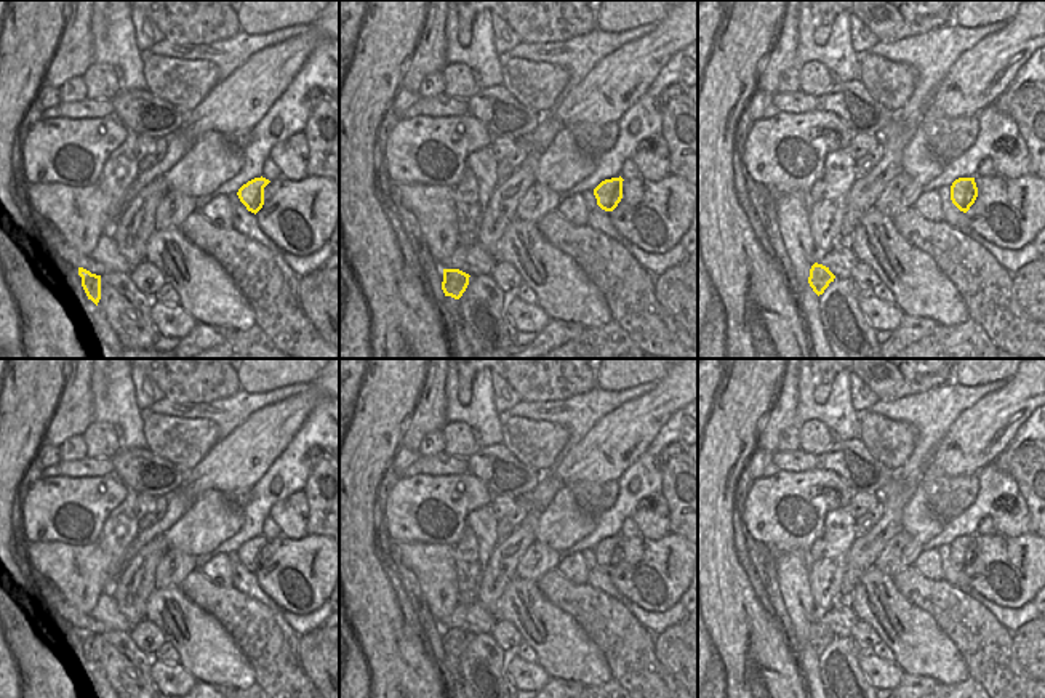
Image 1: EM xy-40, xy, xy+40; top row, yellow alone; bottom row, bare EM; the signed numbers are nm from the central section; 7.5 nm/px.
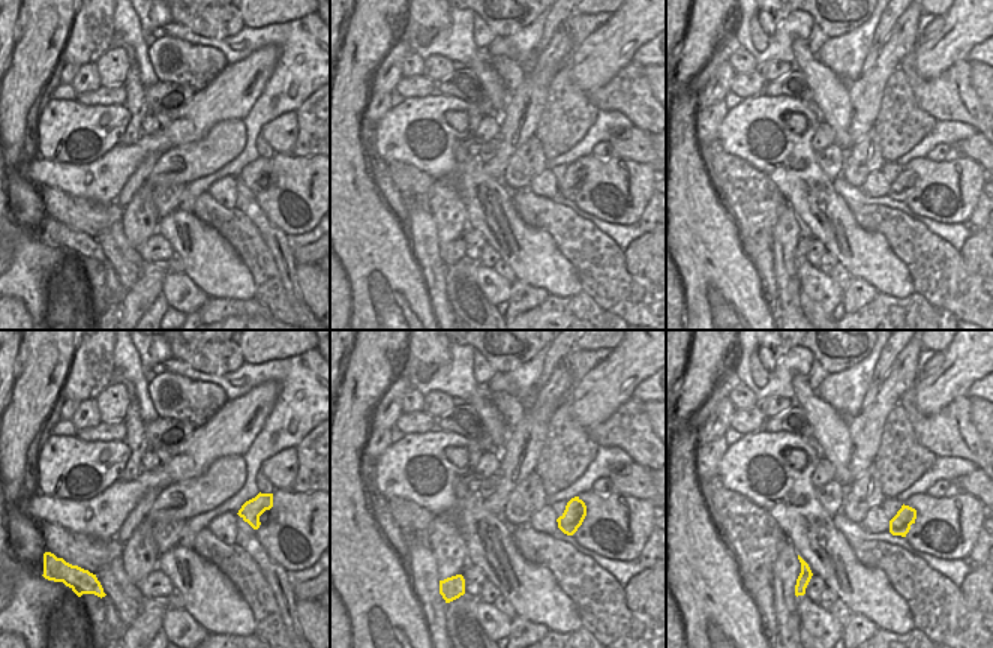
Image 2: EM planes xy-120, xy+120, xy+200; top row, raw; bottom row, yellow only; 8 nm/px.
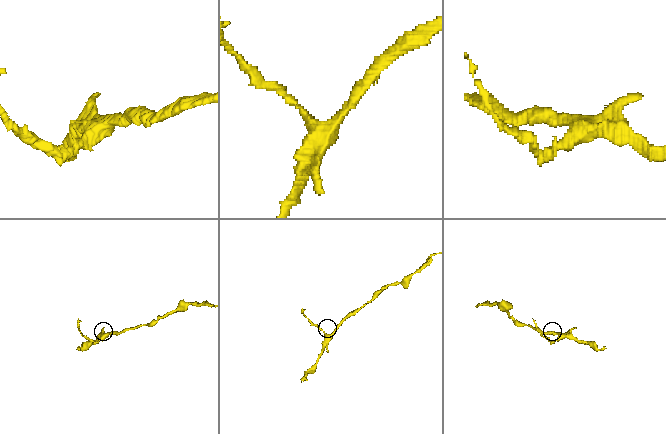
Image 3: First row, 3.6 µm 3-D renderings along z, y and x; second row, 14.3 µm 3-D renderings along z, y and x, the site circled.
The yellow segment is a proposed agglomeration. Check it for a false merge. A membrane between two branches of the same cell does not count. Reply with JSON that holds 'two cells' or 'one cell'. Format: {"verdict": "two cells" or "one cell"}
{"verdict": "two cells"}

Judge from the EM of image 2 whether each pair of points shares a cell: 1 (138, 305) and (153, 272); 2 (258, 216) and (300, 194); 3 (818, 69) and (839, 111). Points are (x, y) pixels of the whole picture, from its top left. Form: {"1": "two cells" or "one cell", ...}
{"1": "one cell", "2": "two cells", "3": "one cell"}

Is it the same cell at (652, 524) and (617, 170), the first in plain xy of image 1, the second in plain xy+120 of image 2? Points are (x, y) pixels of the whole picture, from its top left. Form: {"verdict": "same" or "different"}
{"verdict": "different"}

